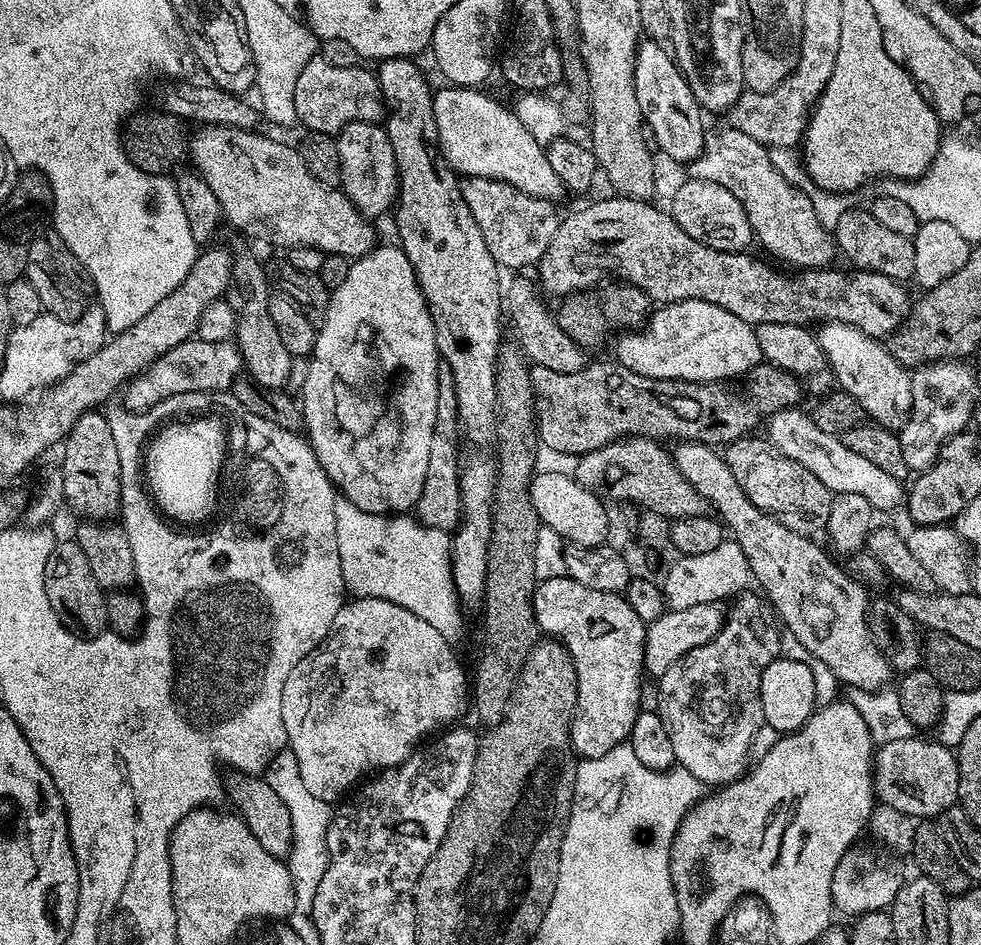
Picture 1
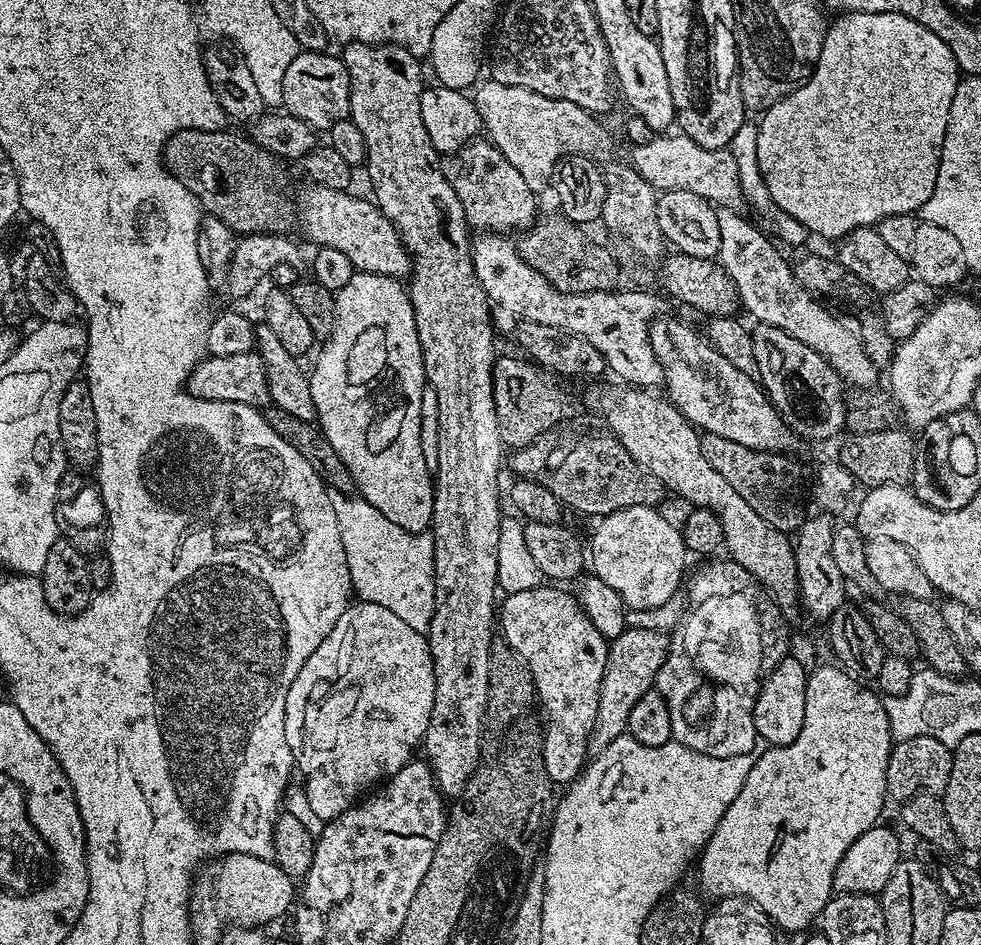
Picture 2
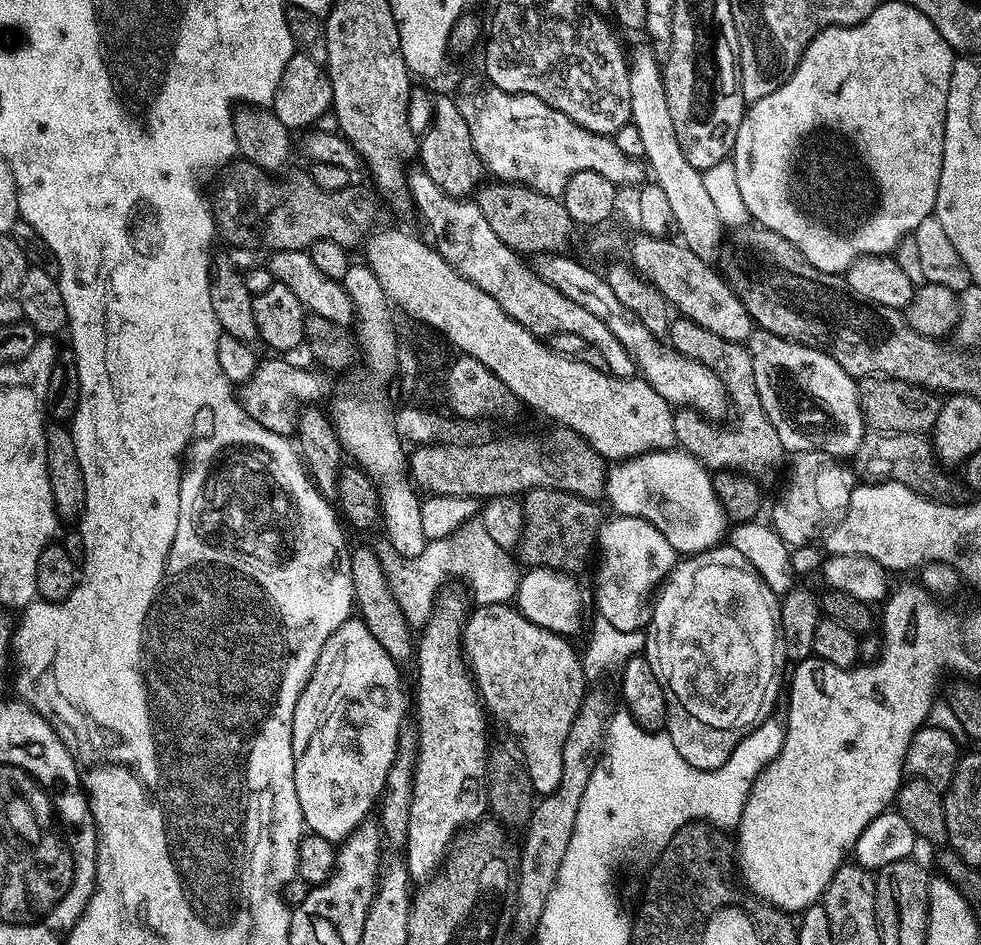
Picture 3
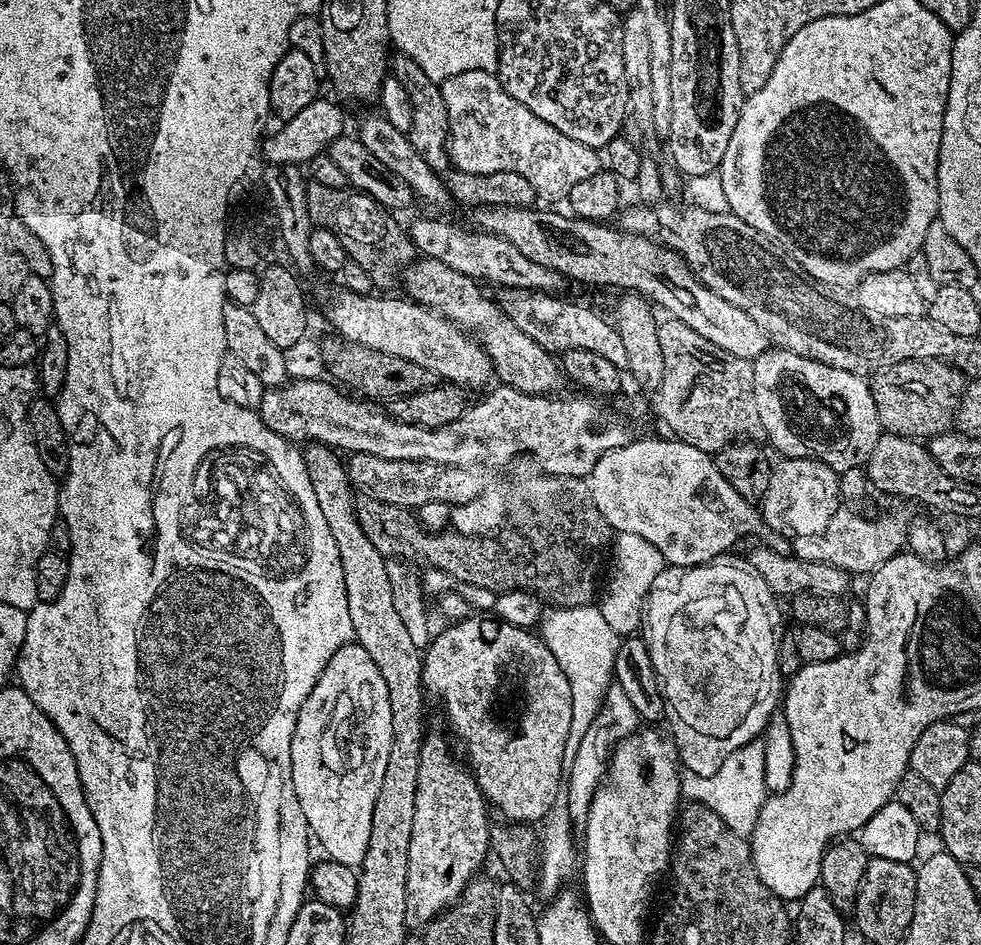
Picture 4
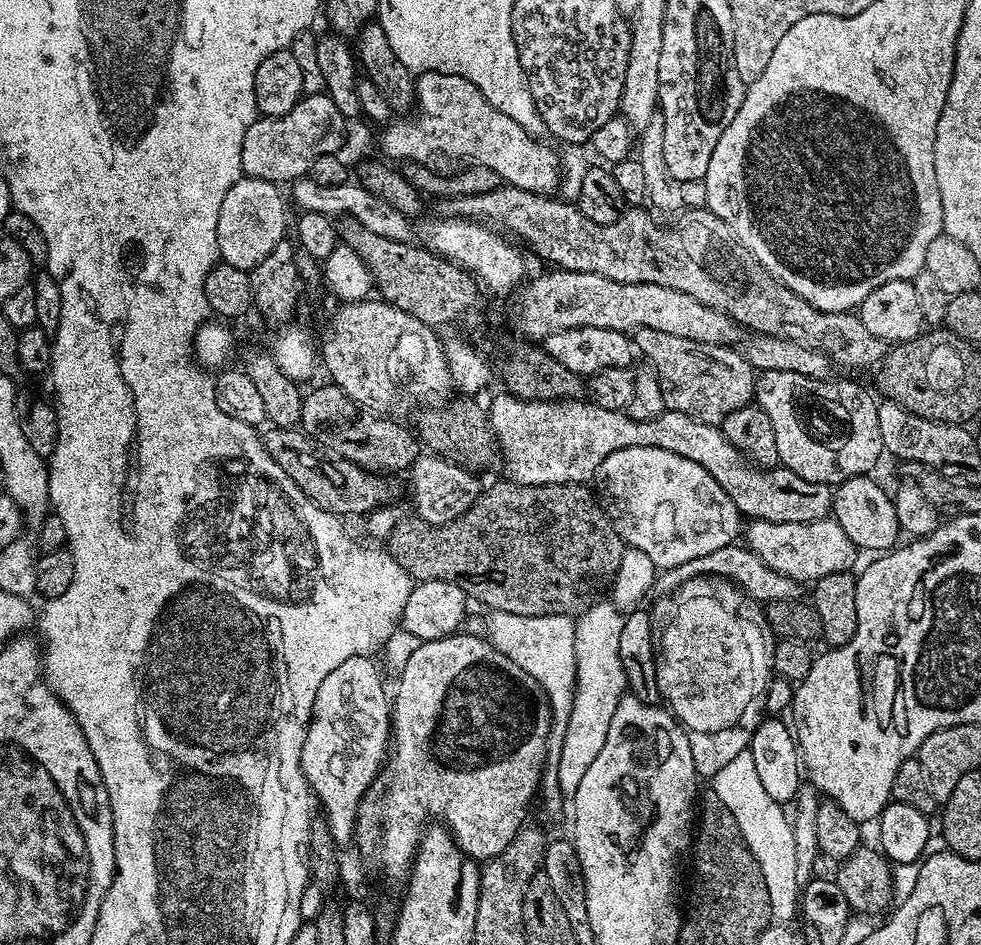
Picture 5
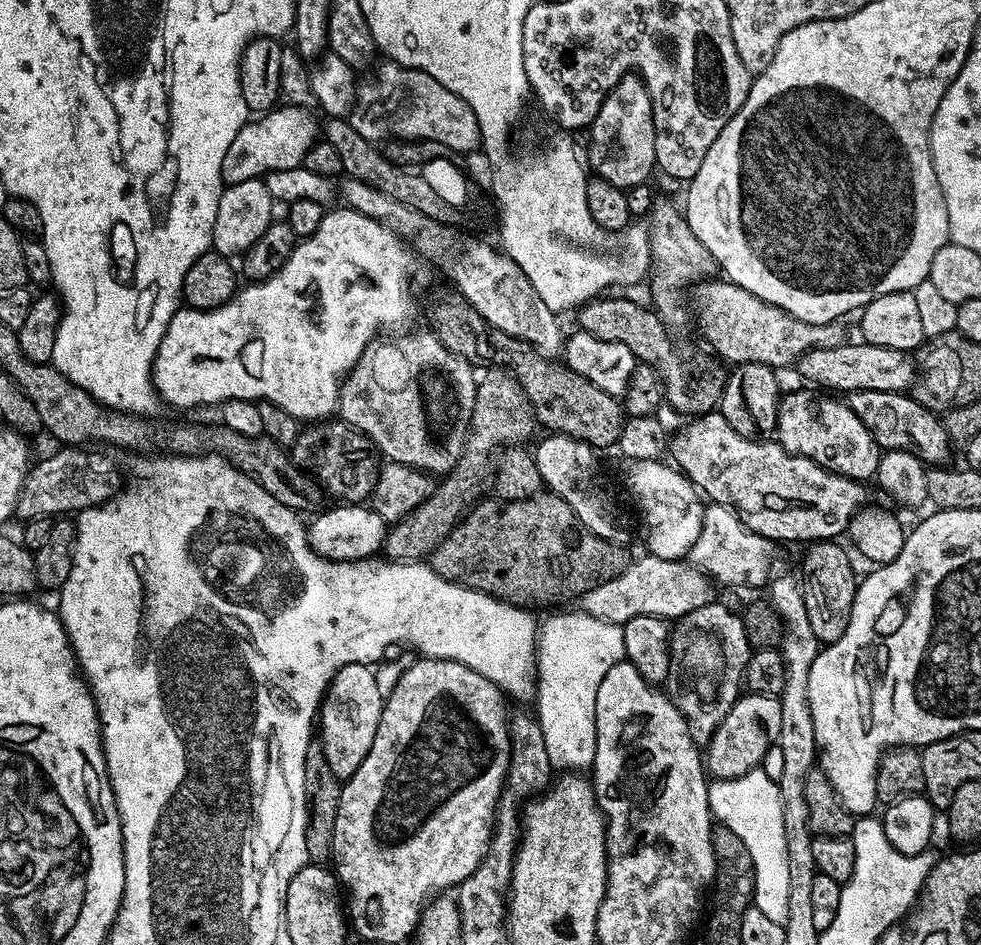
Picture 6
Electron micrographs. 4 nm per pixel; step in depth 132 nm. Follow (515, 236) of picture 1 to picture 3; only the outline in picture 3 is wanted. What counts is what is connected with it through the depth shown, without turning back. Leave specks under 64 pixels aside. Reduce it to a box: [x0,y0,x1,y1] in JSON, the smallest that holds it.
[418,95,482,198]

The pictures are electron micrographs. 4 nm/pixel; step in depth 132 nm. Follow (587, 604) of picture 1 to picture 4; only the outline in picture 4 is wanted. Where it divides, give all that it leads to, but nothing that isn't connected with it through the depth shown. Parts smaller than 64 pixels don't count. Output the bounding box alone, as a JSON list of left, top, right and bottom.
[422,618,571,822]

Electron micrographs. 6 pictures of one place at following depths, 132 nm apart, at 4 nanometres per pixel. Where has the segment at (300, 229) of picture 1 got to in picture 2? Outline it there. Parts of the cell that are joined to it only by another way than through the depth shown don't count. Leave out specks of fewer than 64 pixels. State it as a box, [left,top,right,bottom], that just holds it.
[296,183,409,278]

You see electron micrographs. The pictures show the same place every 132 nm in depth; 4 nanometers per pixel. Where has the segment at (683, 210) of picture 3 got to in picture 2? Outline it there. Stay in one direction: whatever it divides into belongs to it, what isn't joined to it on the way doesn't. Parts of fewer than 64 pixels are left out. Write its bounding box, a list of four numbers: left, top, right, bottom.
[717,211,877,388]

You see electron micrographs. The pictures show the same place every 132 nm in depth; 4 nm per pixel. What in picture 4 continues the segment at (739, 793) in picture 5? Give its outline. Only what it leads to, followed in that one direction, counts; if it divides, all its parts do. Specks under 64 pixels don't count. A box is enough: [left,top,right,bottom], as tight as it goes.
[682,739,766,834]

